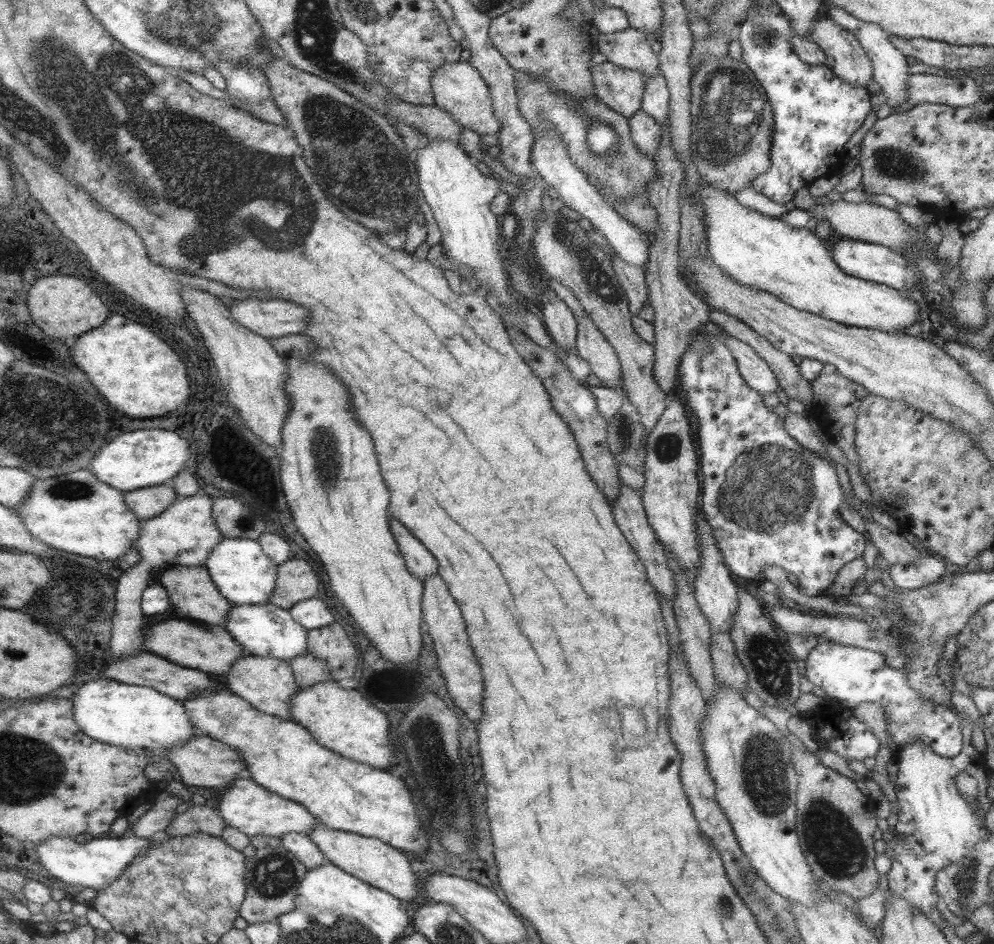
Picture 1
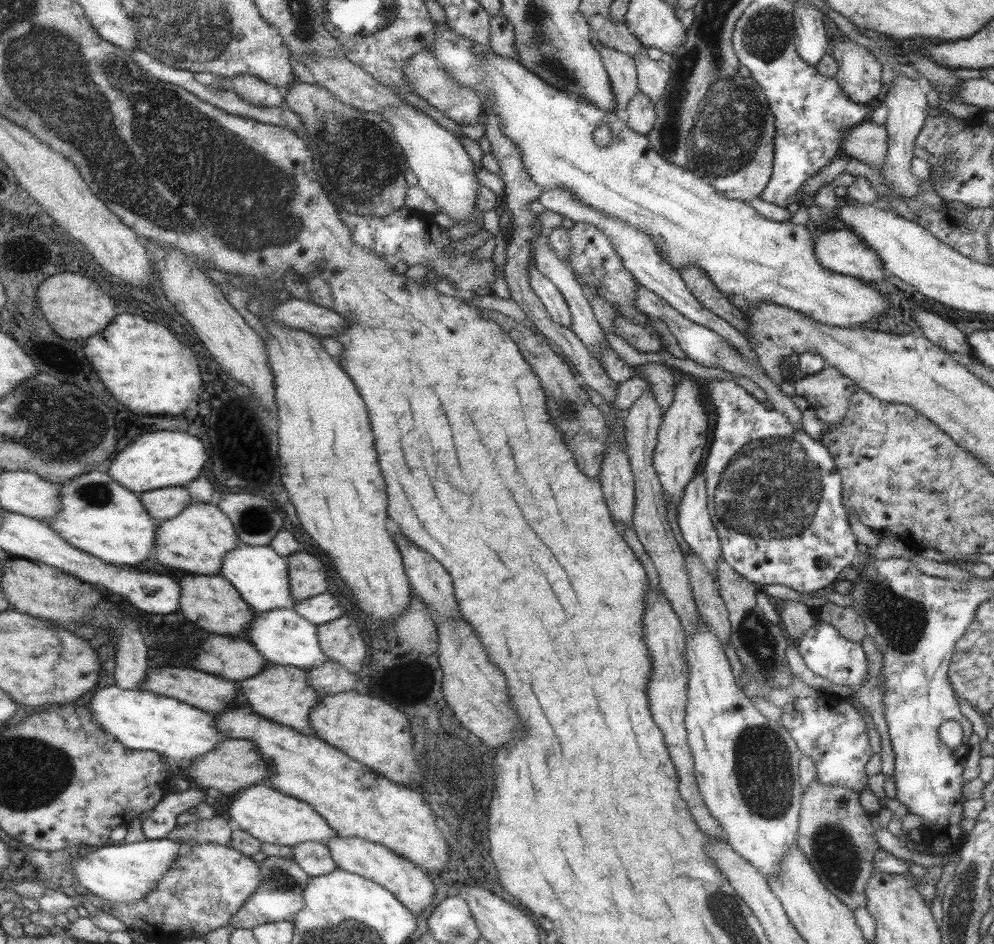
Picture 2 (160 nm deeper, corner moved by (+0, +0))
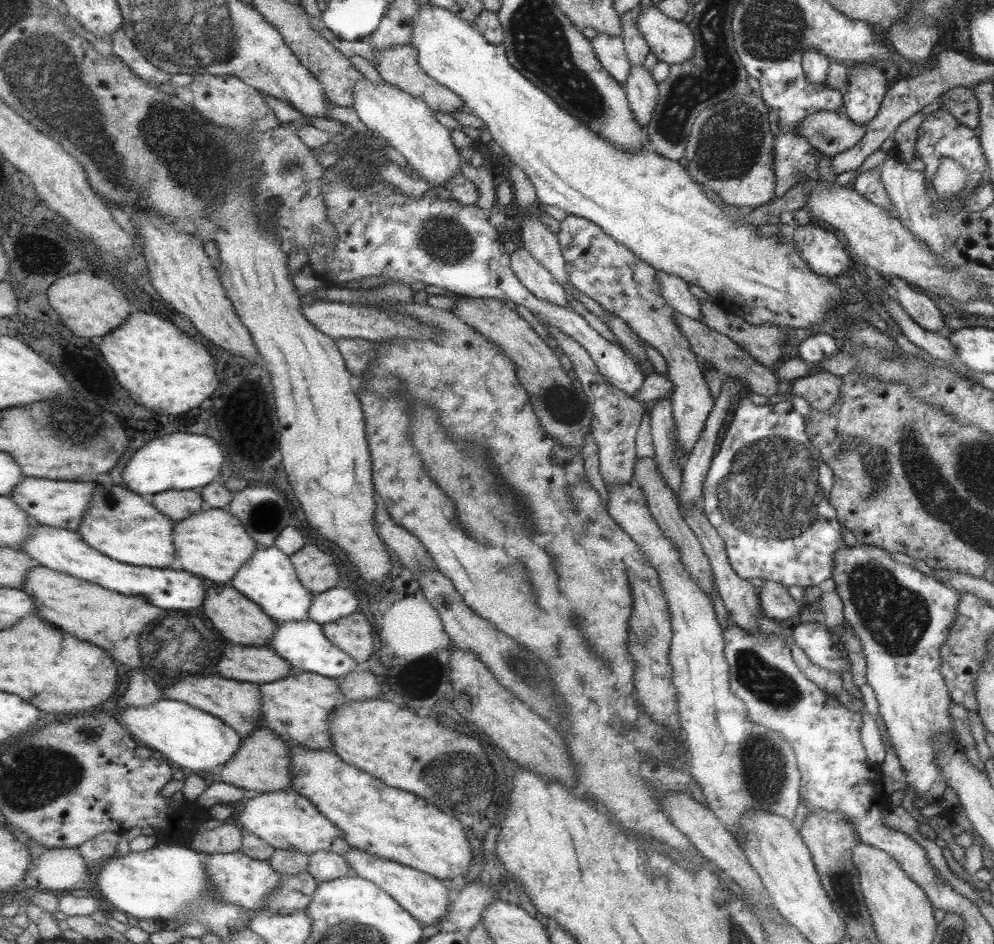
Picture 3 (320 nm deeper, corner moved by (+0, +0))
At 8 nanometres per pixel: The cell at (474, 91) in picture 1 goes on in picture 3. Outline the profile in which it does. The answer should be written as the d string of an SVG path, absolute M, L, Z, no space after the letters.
M412 44L397 45L387 51L377 53L373 66L379 72L383 81L392 86L405 89L413 96L423 99L434 111L448 114L449 112L467 110L464 100L456 92L429 77L429 74L420 67L419 58L420 52Z

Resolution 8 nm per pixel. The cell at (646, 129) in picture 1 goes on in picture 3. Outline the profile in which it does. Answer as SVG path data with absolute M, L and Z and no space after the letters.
M641 65L631 66L631 74L623 85L629 108L641 128L650 121L658 97L658 83L647 72Z

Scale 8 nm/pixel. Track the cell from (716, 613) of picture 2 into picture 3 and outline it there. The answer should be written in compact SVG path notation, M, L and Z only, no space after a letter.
M651 457L637 458L635 468L632 472L633 483L640 487L643 492L644 499L648 503L648 511L652 518L656 521L659 527L664 531L664 535L680 551L680 562L684 565L684 569L693 577L698 585L703 589L704 593L709 596L710 592L715 589L715 584L712 578L711 568L707 556L703 554L701 545L693 534L693 531L685 524L682 519L682 514L678 509L676 495L671 492L671 489L661 481L656 464Z

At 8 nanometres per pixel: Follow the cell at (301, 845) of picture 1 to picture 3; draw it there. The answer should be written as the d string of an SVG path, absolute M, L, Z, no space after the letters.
M320 850L310 855L311 858L308 872L320 883L355 874L355 870L353 870L349 861L336 852Z

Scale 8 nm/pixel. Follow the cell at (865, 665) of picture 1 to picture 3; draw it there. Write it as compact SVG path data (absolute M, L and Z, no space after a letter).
M821 622L798 623L792 627L792 638L813 664L819 668L824 668L826 671L835 671L840 676L840 672L843 672L847 661L841 659L837 649L833 647L827 629L828 626Z

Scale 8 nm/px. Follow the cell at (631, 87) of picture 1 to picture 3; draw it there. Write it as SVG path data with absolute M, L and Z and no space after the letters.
M597 33L590 43L600 64L617 84L623 86L631 74L631 64L626 57L622 38L617 35Z

